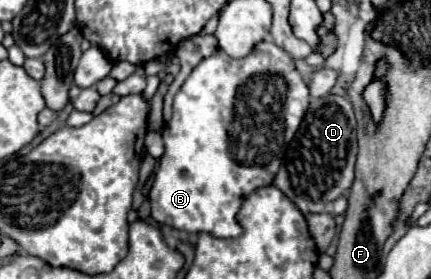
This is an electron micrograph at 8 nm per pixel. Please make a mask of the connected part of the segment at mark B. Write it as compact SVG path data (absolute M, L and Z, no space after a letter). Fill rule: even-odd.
M261 42L257 44L257 48L253 48L253 52L245 58L231 58L227 56L225 52L217 50L213 56L205 58L199 62L199 66L195 66L195 70L189 74L189 78L185 80L185 84L181 86L181 90L177 92L175 96L175 102L173 102L173 118L165 124L165 128L161 130L161 136L163 136L163 144L165 144L165 152L161 156L161 164L159 164L159 170L155 174L155 182L149 190L149 202L151 202L151 218L161 224L161 226L171 226L171 228L177 228L177 230L185 230L189 234L199 234L199 232L207 232L215 238L237 238L243 234L243 226L237 222L237 214L245 202L245 198L255 192L257 188L263 188L263 186L271 186L279 168L281 168L281 162L283 162L283 154L285 154L285 148L287 144L293 140L305 112L307 112L307 106L309 106L309 90L307 90L307 84L303 82L299 70L295 68L295 62L293 58L283 50L279 48L275 42Z

